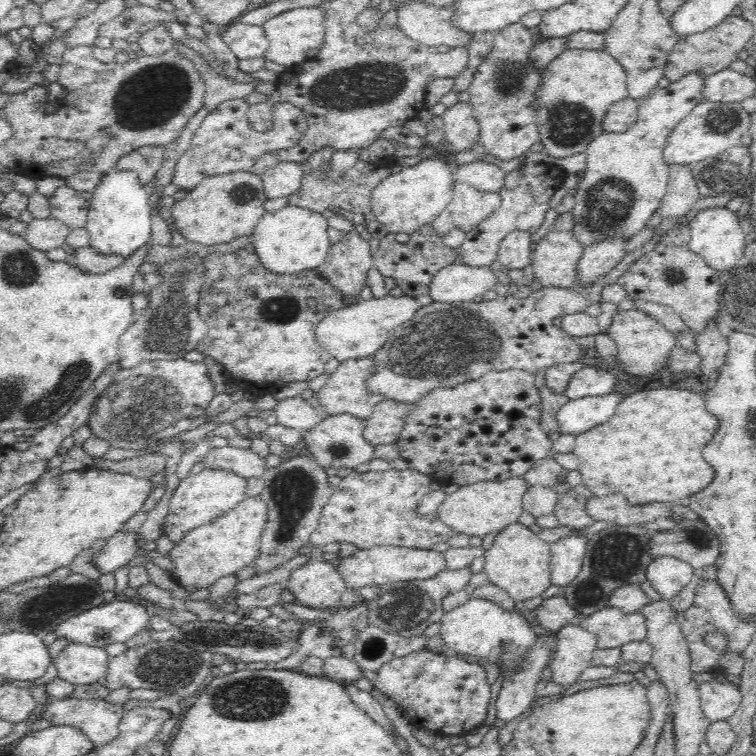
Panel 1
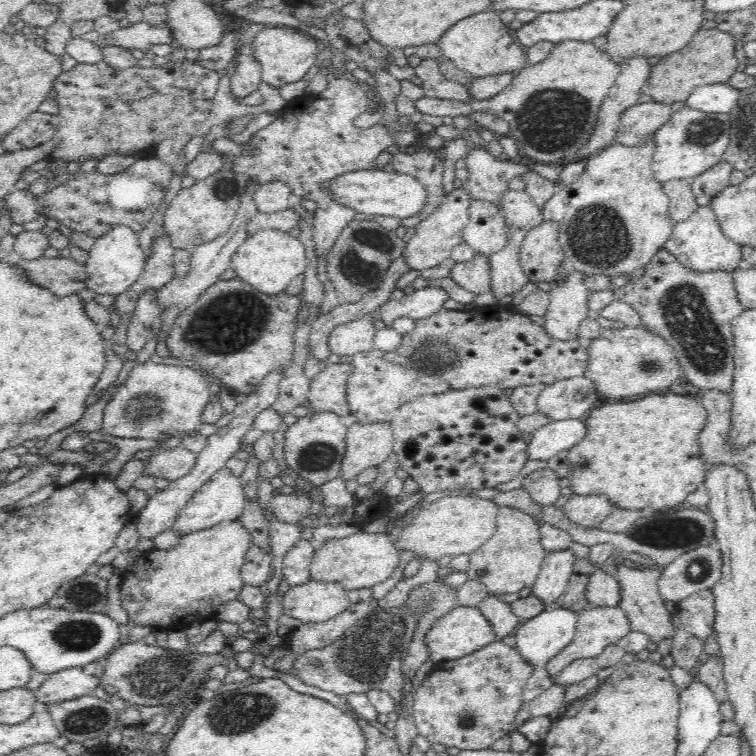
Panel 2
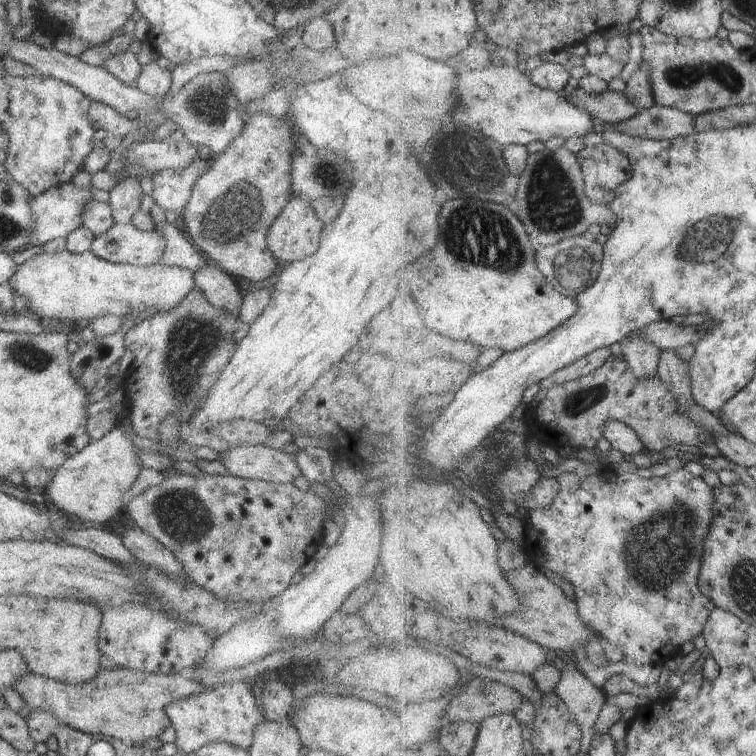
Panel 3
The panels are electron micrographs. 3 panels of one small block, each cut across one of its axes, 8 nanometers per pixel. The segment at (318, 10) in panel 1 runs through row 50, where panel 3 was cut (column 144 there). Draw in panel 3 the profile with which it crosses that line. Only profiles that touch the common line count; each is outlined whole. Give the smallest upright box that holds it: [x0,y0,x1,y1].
[7,249,196,326]

